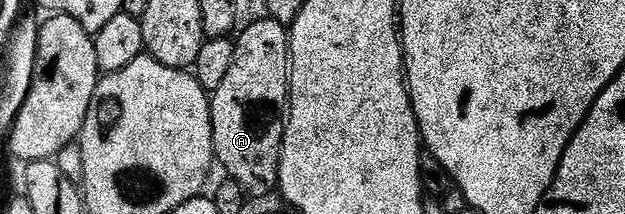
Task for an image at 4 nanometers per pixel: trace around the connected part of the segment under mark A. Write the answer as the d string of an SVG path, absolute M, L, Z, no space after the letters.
M273 19L263 20L252 24L239 32L240 39L235 40L236 56L234 65L230 65L230 73L226 73L226 81L216 91L211 92L209 103L211 105L211 131L214 159L217 164L225 167L227 178L233 179L239 187L243 187L249 196L270 195L277 190L280 181L280 150L284 140L284 125L288 113L288 88L290 86L290 31L287 26L273 26Z

